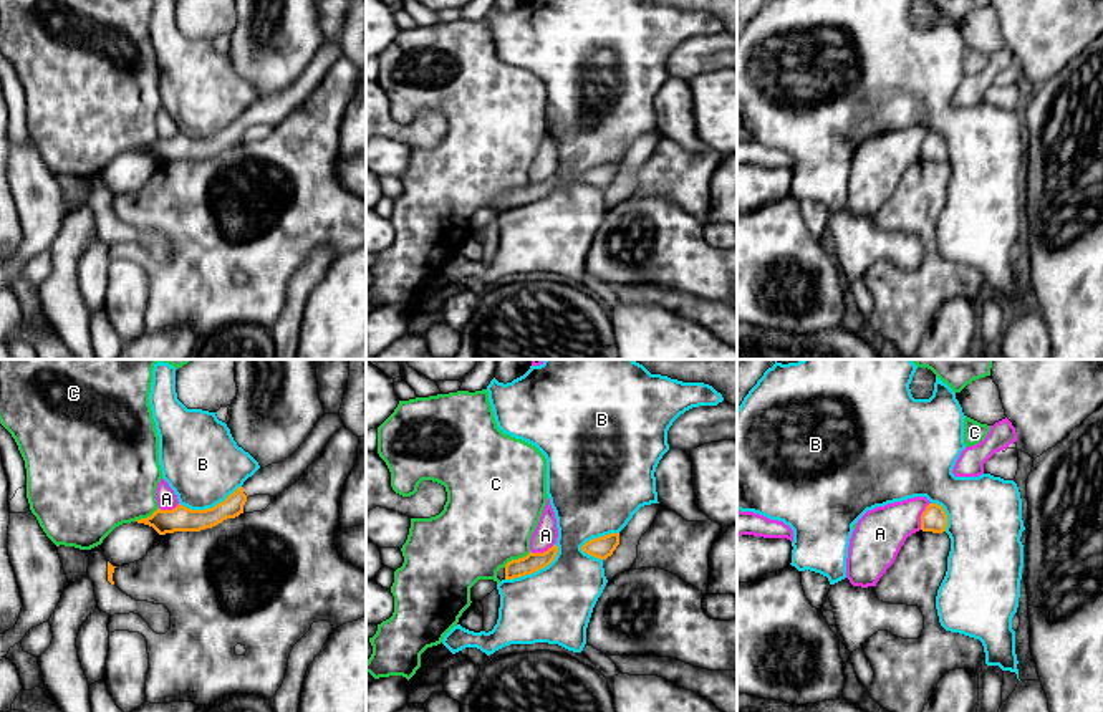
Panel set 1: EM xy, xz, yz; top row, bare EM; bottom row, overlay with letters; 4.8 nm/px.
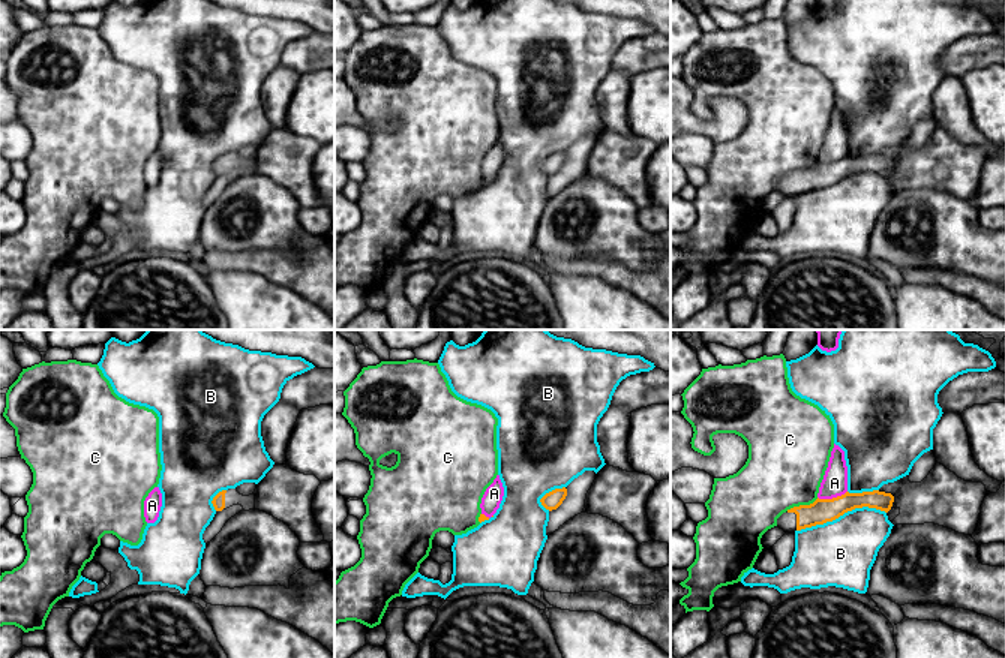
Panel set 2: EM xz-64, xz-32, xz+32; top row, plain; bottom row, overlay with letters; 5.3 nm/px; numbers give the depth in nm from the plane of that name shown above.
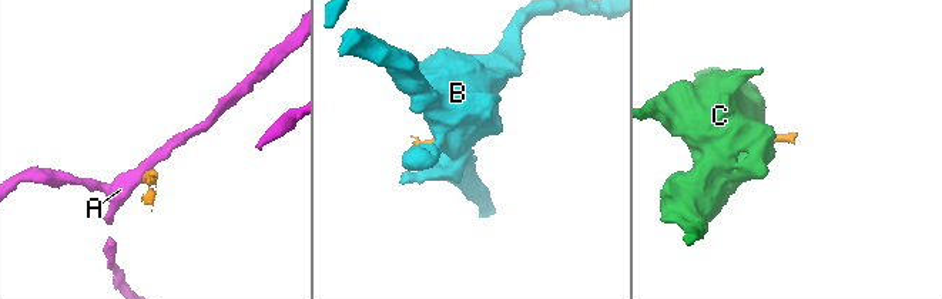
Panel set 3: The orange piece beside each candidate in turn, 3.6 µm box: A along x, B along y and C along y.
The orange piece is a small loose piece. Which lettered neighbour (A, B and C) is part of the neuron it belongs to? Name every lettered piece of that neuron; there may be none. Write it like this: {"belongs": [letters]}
{"belongs": []}

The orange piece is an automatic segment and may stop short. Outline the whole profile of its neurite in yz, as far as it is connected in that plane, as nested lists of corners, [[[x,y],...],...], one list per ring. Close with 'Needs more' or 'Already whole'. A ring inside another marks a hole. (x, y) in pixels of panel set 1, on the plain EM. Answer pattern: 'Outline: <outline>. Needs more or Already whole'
Outline: [[[929,132],[921,144],[921,159],[942,162],[947,156],[947,144],[944,137],[937,132]]]. Already whole

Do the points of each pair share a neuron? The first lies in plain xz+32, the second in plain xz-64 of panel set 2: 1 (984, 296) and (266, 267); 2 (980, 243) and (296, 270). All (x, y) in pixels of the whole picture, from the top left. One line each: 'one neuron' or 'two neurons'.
1: one neuron
2: two neurons

